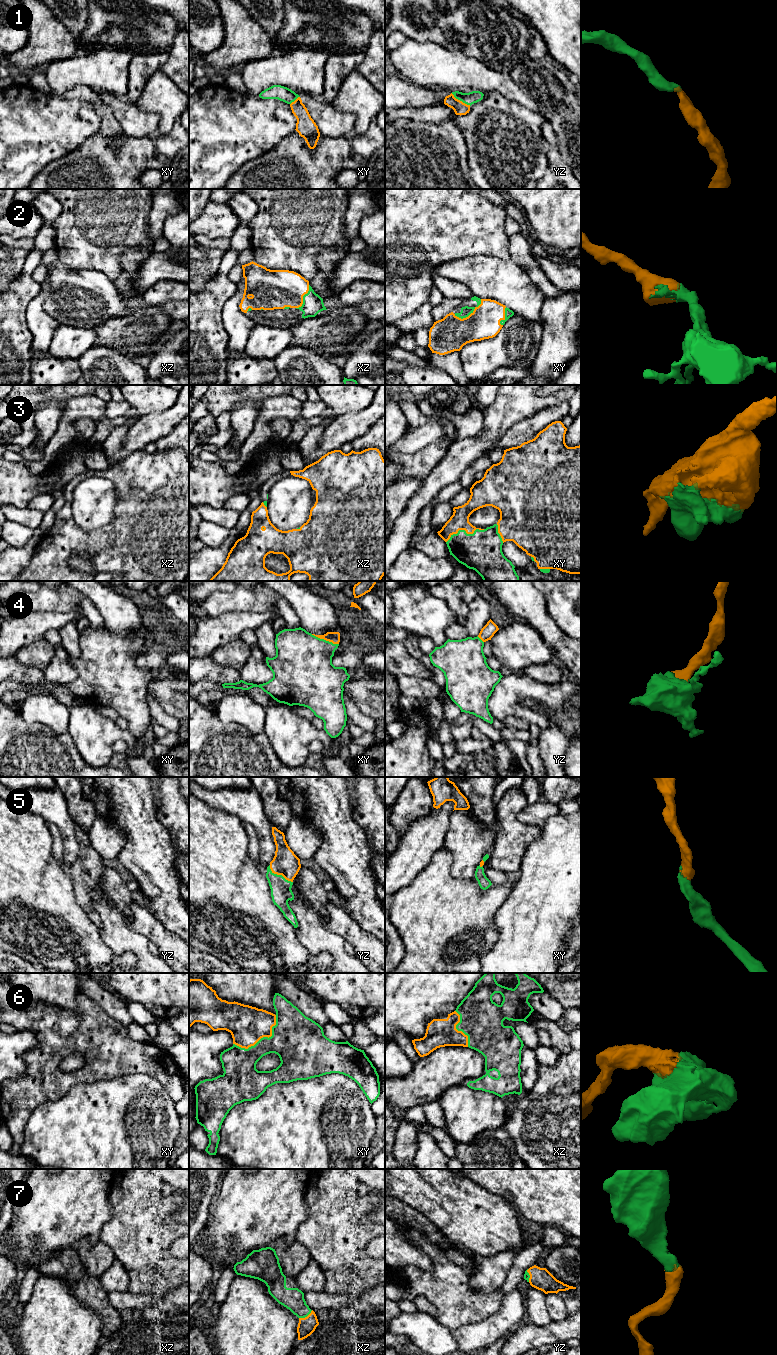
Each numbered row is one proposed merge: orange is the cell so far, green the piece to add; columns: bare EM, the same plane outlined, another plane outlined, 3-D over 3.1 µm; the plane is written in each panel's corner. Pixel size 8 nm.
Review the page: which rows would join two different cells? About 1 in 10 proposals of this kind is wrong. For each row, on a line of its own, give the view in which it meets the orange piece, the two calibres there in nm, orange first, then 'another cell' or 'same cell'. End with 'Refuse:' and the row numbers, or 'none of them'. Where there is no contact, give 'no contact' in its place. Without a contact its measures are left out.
1: yz | 110/100 nm | same cell
2: xy | 280/80 nm | same cell
3: xy | 150/320 nm | same cell
4: xy | 90/460 nm | same cell
5: yz | 200/170 nm | same cell
6: xy | 300/360 nm | same cell
7: xz | 140/180 nm | same cell
Refuse: none of them

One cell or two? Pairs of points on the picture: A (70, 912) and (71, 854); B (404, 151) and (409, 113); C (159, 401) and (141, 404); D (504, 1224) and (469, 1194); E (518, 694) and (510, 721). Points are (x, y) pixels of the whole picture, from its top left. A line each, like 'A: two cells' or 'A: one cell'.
A: two cells
B: two cells
C: one cell
D: one cell
E: two cells

